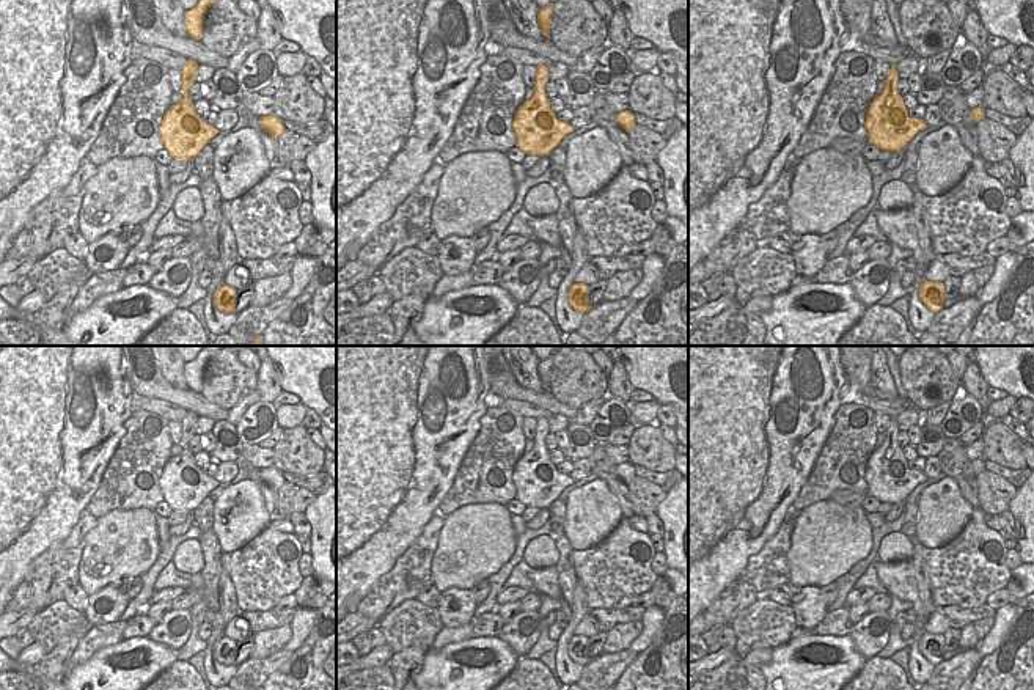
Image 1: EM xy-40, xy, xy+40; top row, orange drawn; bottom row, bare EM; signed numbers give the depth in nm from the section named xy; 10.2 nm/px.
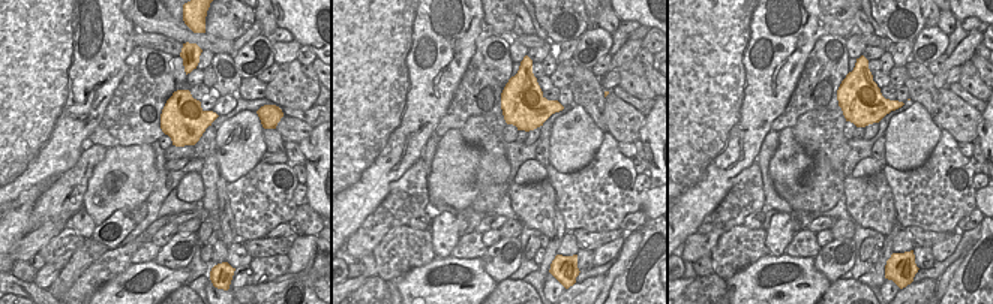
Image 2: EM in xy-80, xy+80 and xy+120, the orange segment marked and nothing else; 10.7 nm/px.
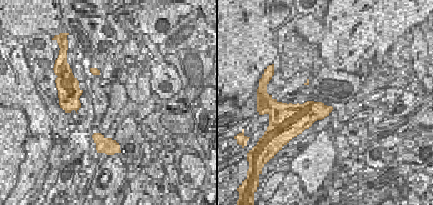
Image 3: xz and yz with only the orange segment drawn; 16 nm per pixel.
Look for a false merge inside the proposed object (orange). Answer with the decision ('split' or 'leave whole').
leave whole

